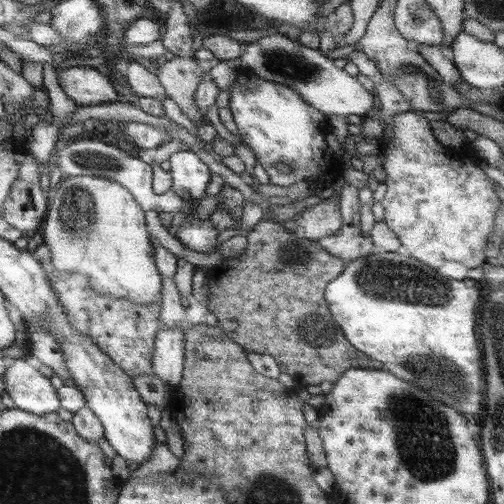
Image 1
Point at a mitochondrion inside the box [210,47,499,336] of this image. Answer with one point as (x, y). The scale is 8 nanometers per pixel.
(378, 278)

